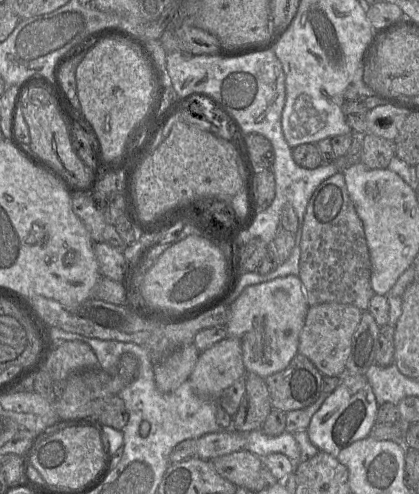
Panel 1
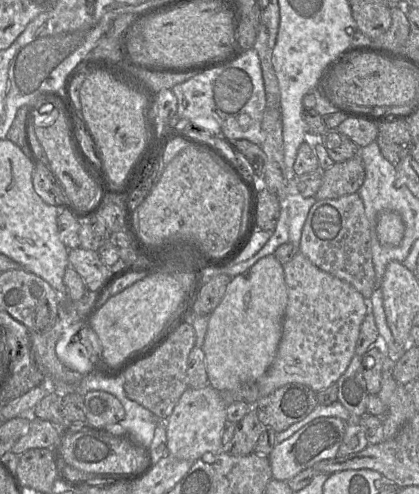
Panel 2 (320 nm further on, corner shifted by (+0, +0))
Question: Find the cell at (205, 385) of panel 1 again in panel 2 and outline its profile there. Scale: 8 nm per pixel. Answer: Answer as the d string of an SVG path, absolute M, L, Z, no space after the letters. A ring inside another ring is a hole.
M211 385L200 389L188 387L166 419L168 454L192 462L205 454L216 454L223 448L222 430L226 420L227 404L219 391Z

